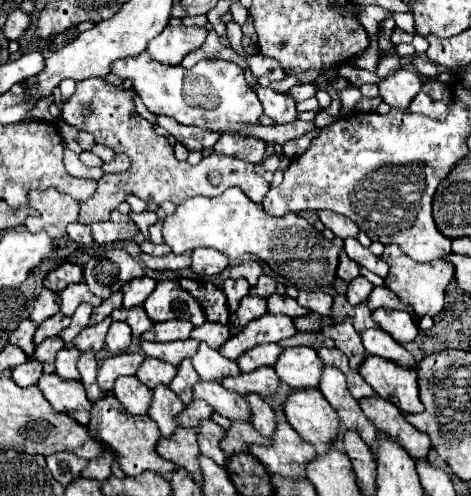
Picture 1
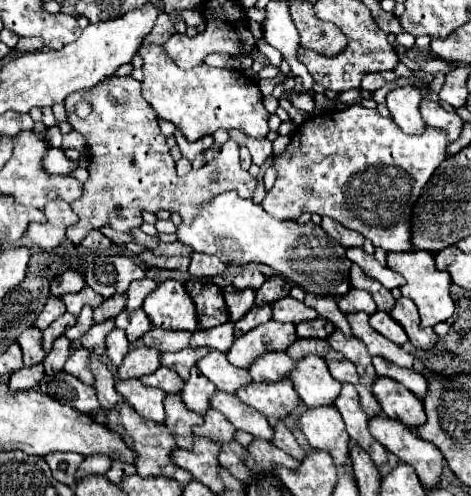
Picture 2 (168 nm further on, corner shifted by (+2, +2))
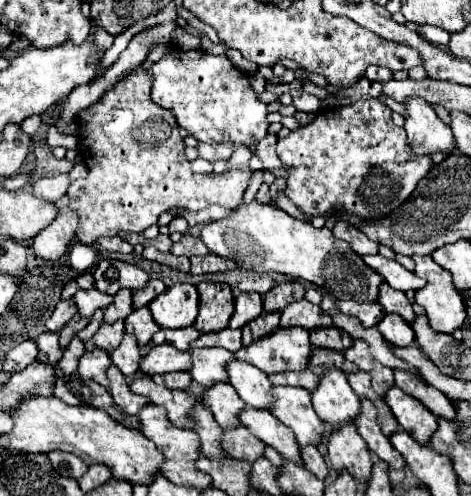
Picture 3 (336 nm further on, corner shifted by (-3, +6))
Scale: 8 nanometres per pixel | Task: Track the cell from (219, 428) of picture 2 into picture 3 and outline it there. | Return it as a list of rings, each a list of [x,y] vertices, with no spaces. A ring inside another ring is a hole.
[[[244,426],[224,432],[224,450],[238,460],[246,460],[252,464],[256,462],[256,458],[264,456],[264,448],[266,446]]]

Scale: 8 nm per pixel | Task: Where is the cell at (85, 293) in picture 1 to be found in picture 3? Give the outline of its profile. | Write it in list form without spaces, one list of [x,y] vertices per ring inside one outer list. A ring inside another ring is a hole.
[[[92,288],[92,290],[80,290],[80,292],[76,292],[74,302],[78,304],[78,312],[82,316],[90,318],[98,308],[102,308],[102,310],[108,308],[110,302],[112,302],[112,296],[100,292],[96,288]]]

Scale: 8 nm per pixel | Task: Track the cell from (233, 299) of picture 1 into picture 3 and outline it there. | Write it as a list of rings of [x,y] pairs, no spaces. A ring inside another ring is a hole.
[[[236,292],[236,308],[230,318],[230,328],[242,328],[244,322],[250,322],[252,318],[258,318],[262,314],[262,298],[260,294],[244,294]]]

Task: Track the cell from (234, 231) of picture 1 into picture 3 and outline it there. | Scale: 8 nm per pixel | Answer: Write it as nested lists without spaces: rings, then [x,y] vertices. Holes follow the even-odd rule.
[[[256,200],[248,206],[240,204],[238,212],[234,212],[232,216],[202,226],[200,236],[202,236],[204,244],[210,248],[210,252],[214,252],[222,258],[234,260],[244,270],[254,270],[254,272],[260,272],[260,274],[262,272],[278,272],[278,274],[284,274],[284,276],[300,278],[300,280],[312,282],[320,288],[328,288],[326,292],[336,296],[338,300],[378,302],[380,284],[384,282],[384,278],[380,278],[380,274],[376,274],[370,266],[366,266],[364,260],[348,246],[348,242],[334,238],[334,234],[326,226],[324,228],[314,228],[308,220],[304,220],[304,222],[296,220],[296,218],[288,216],[284,210],[280,210],[272,204],[260,206]]]

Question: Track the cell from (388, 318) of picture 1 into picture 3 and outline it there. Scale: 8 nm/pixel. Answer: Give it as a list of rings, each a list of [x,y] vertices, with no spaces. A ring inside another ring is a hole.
[[[386,314],[378,324],[378,330],[394,346],[406,348],[414,342],[414,332],[410,330],[410,324],[396,314]]]

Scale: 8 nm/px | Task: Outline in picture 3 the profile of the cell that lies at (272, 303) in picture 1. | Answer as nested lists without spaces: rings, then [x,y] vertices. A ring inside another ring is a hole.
[[[306,298],[298,300],[290,306],[286,306],[282,310],[282,320],[280,320],[282,328],[330,328],[332,326],[332,318],[328,314],[324,314],[324,310],[316,304],[310,304]]]

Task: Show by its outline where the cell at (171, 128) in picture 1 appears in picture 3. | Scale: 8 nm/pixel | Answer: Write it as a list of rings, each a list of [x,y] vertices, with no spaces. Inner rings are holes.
[[[200,144],[198,146],[198,152],[200,152],[200,156],[204,158],[204,160],[208,160],[208,162],[218,162],[218,160],[230,160],[230,156],[232,156],[232,146],[228,144],[228,146],[224,146],[224,144],[212,144],[212,146],[208,146],[208,144]]]

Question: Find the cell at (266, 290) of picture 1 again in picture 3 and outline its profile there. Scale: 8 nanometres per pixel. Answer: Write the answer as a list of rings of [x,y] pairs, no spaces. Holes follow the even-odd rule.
[[[298,282],[278,284],[268,294],[264,294],[264,312],[282,312],[284,306],[302,298],[304,298],[302,284]]]

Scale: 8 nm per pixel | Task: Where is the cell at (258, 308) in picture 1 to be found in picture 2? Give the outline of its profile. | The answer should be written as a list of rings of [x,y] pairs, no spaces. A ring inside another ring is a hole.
[[[255,304],[239,322],[235,322],[235,336],[241,336],[267,320],[271,320],[271,304],[267,304],[267,306]]]

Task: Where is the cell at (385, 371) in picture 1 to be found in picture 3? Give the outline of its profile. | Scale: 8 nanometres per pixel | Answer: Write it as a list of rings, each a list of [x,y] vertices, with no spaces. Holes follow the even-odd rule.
[[[398,386],[390,388],[384,400],[396,416],[402,430],[408,432],[418,444],[428,444],[428,440],[438,428],[438,418],[432,412],[428,412],[428,408],[422,406],[416,398],[398,390]]]

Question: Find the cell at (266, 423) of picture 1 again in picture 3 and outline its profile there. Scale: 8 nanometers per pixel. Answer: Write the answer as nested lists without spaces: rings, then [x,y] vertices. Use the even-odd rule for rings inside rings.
[[[314,446],[302,448],[302,460],[304,460],[306,470],[310,470],[316,478],[320,478],[320,480],[328,478],[328,466],[326,466],[324,458],[320,456],[318,448],[314,448]]]

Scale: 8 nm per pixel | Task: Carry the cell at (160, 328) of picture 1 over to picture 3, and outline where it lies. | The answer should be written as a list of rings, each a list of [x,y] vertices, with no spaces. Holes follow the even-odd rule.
[[[190,326],[190,328],[178,328],[178,330],[166,330],[166,328],[162,328],[162,330],[158,330],[158,332],[154,334],[152,344],[154,344],[154,346],[172,344],[172,346],[176,346],[178,350],[188,350],[190,344],[192,344],[198,336],[200,336],[200,332],[198,332],[194,326]]]

